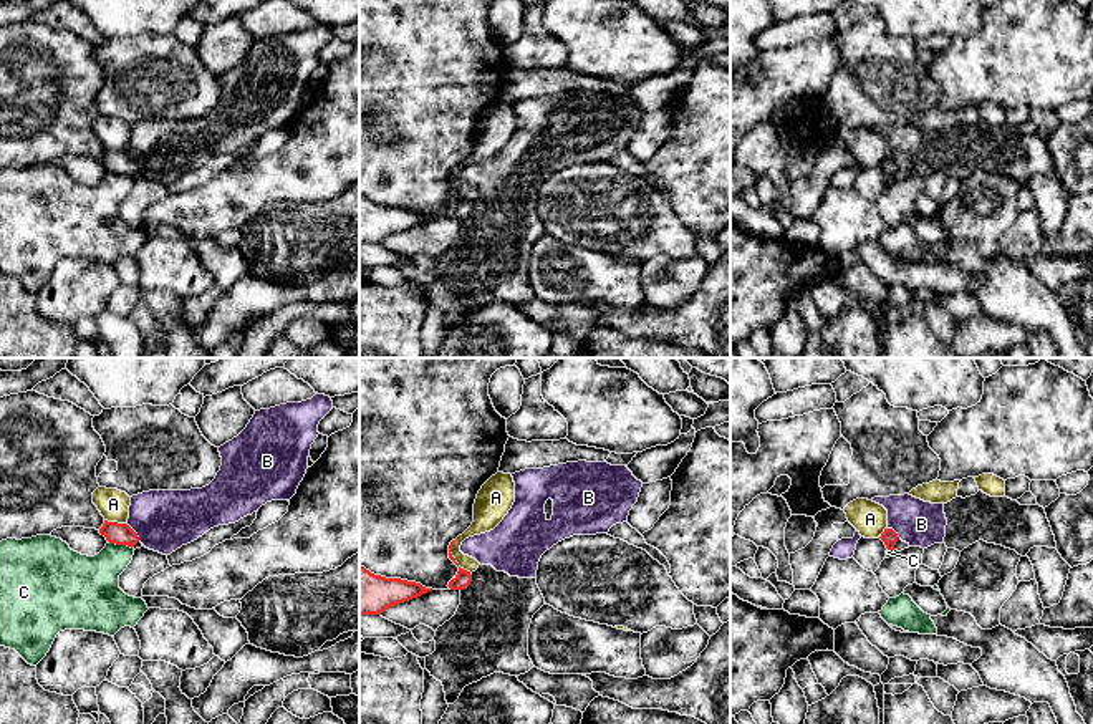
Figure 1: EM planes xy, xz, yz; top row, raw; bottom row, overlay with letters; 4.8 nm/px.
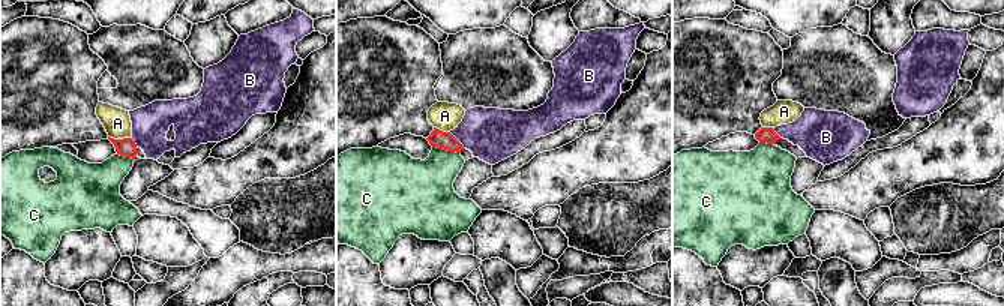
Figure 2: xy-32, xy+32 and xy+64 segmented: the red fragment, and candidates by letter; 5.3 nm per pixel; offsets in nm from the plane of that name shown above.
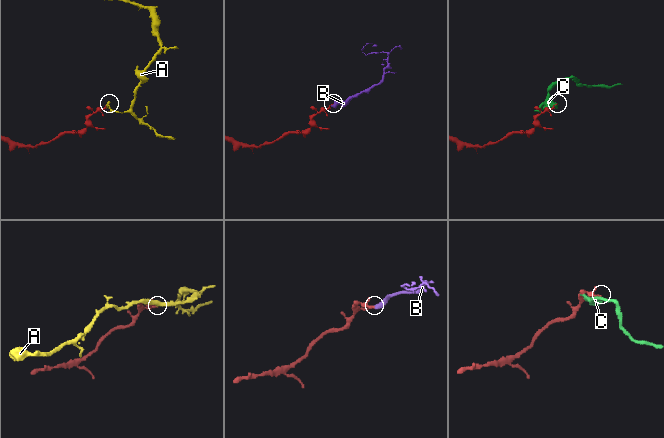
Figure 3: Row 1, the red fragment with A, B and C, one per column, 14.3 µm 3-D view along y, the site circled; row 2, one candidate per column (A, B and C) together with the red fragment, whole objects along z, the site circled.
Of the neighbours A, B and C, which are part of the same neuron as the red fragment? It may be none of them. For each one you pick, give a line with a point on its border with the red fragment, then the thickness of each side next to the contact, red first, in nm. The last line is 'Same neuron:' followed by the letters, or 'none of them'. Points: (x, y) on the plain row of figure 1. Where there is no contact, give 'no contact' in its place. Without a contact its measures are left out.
Same neuron: none of them

